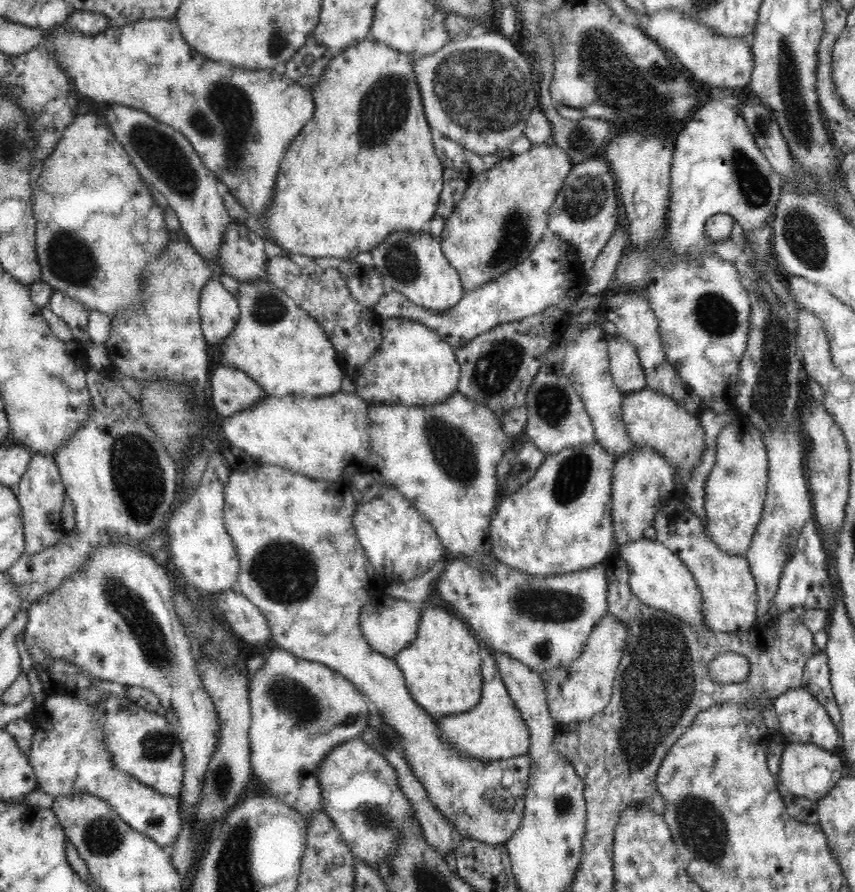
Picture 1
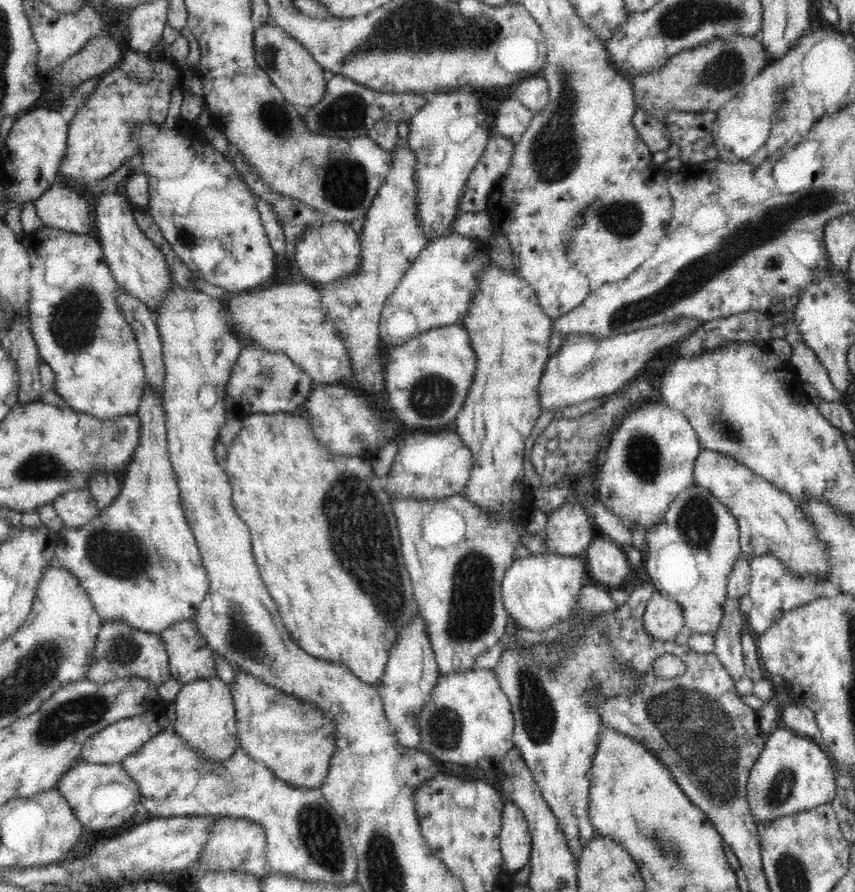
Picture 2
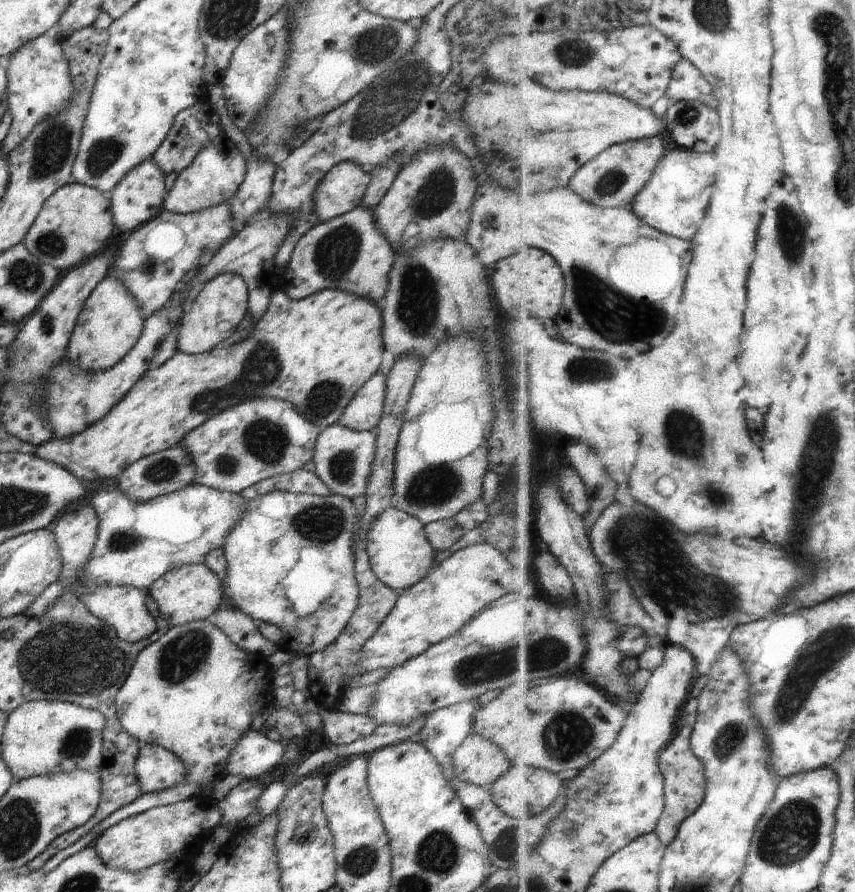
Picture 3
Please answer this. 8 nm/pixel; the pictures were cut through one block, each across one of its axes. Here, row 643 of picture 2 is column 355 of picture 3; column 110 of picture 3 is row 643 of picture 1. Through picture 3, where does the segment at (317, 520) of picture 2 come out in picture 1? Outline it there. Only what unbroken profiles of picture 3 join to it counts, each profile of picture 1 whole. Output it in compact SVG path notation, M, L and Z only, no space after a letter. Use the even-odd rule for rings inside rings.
M432 602L423 603L421 607L422 620L418 626L416 638L393 656L394 662L403 672L405 683L410 696L433 717L444 717L449 714L460 714L479 703L482 691L481 658L478 654L480 646L470 628L456 616L452 616L442 606Z

